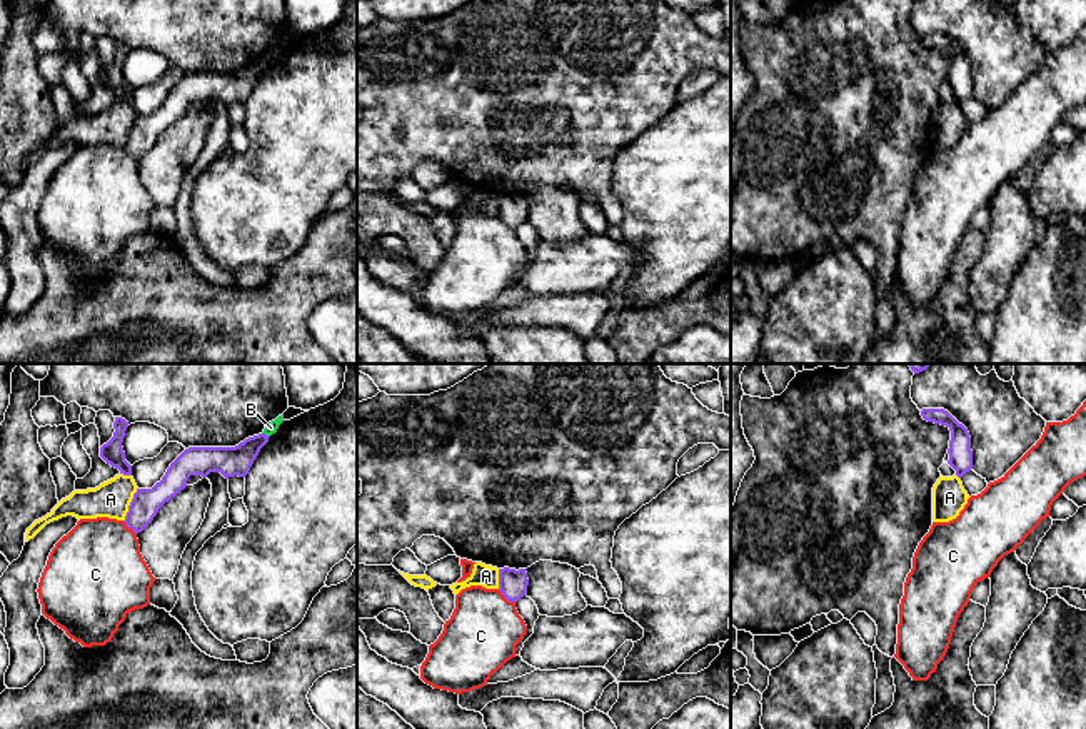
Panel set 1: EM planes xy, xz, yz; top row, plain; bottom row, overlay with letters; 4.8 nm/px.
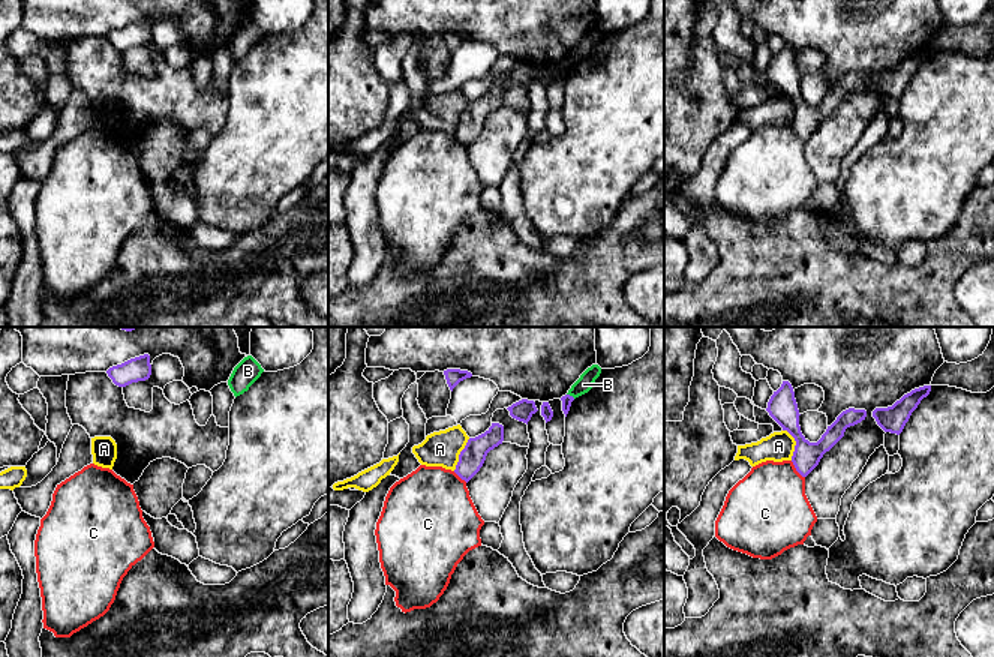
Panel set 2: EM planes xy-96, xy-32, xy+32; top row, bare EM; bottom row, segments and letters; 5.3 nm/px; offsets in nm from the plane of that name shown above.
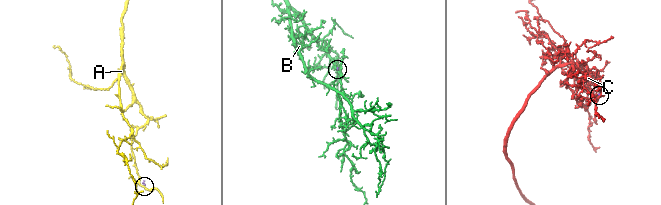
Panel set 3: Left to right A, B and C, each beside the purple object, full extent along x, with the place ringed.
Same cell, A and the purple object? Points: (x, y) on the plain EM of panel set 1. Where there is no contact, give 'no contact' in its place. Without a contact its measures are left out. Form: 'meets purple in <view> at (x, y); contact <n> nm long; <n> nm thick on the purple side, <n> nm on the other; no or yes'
meets purple in xy at (130, 130); contact 180 nm long; 140 nm thick on the purple side, 180 nm on the other; no

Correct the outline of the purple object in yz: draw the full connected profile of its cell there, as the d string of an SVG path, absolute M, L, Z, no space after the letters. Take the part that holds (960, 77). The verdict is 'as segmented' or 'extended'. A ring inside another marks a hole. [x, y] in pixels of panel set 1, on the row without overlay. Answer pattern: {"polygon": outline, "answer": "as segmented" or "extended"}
{"polygon": "M923 35L921 42L928 48L946 52L951 57L948 90L956 97L956 102L961 105L966 98L973 95L973 77L968 55L944 35Z", "answer": "as segmented"}

